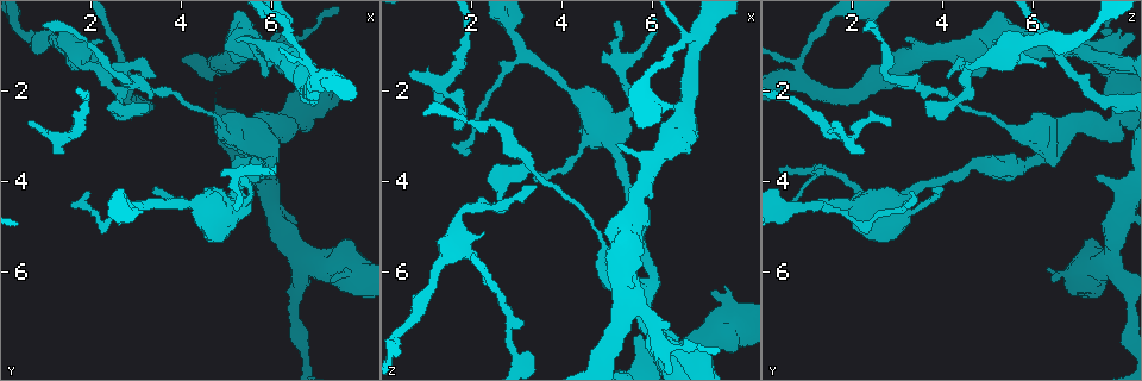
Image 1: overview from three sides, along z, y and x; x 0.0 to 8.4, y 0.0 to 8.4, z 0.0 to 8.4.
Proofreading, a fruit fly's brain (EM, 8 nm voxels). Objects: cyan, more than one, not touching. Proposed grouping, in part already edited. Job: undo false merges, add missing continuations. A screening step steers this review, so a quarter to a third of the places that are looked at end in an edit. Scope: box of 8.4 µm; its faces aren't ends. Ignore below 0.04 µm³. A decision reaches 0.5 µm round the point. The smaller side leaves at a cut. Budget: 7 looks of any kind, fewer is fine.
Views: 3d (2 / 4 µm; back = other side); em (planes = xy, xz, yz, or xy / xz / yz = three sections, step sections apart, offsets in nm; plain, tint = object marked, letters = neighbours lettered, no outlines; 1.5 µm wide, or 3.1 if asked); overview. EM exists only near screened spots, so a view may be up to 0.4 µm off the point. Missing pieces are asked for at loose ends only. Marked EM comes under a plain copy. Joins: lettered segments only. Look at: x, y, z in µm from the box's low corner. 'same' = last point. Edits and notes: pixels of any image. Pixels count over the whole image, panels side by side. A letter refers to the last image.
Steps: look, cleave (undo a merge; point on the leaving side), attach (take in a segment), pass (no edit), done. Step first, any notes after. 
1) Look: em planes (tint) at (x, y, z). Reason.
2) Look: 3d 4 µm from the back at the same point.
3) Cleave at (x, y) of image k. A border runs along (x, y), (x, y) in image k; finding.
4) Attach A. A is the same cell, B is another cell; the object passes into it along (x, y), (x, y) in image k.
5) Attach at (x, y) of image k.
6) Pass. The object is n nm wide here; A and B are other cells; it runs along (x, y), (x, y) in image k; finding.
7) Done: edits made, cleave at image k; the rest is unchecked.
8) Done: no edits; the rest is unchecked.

Look: em xy step 4 (letters) at (3.35, 4.10, 4.05).

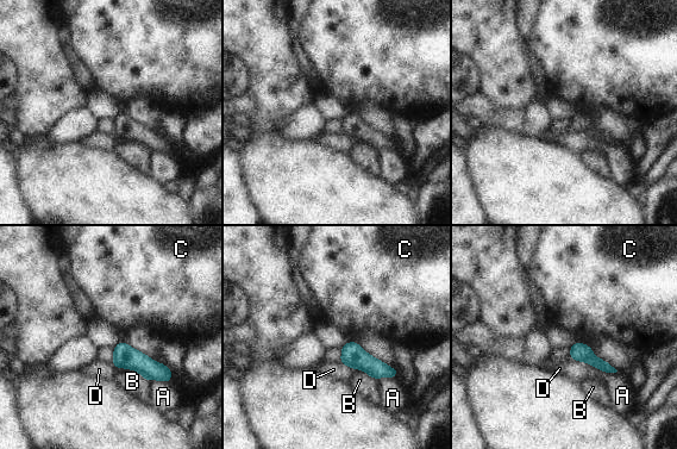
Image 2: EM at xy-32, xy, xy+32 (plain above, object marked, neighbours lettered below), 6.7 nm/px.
Look: em planes (letters) at the same point.

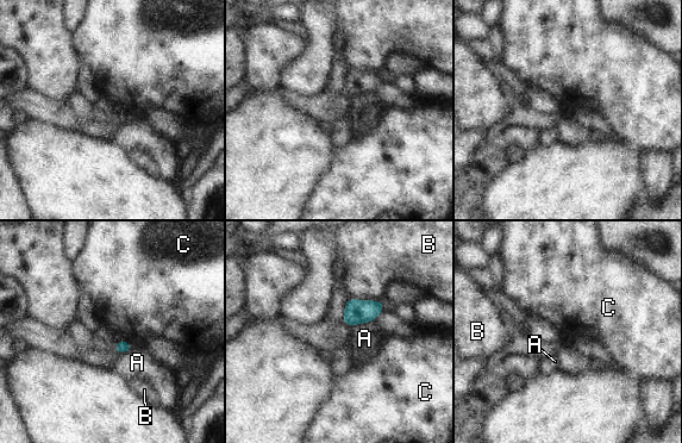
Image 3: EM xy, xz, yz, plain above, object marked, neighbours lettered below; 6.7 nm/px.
Pass. A, B and C are other cells; no lettered segment goes on from it.

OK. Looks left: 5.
Look: em planes (tint) at (1.40, 3.45, 2.15). Free end.

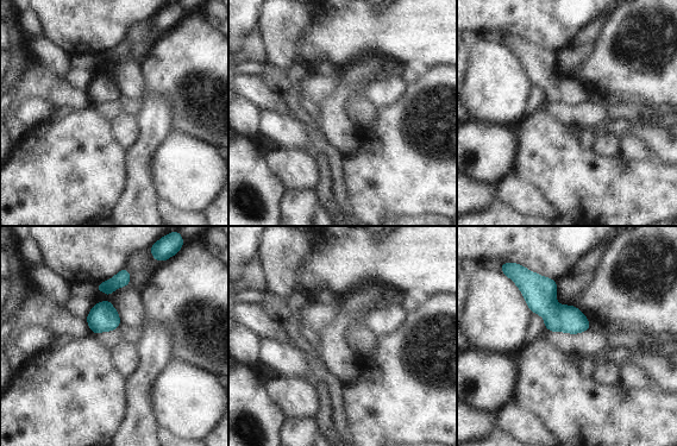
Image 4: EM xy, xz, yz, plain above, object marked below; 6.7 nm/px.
Look: em planes (letters) at the same point. What lies round it.

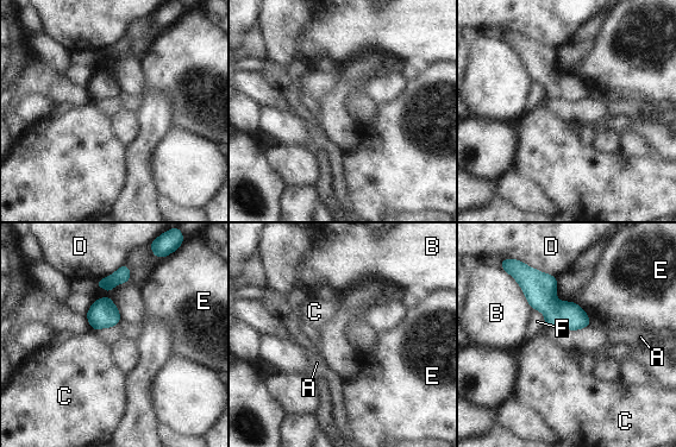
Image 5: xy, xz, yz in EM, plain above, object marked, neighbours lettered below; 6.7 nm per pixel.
Pass. The longest contact is with B, 260 nm; A, B, C, D, E and F are other cells; none of them fits.

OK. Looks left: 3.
Look: em xz step 8 (tint) at (0.90, 0.60, 2.50). Thin end.

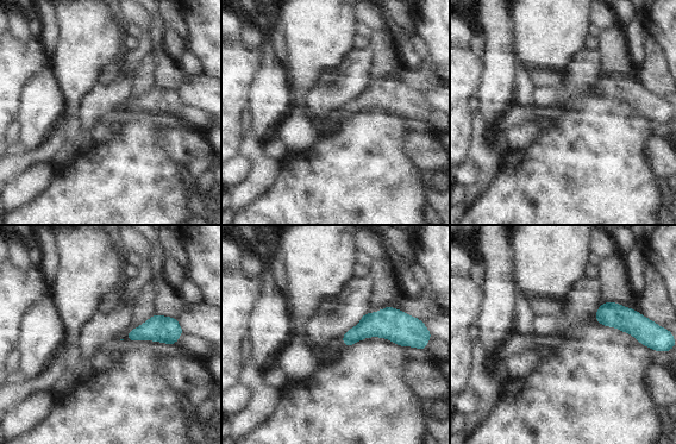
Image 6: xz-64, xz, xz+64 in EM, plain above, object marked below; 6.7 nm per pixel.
Look: em planes (letters) at the same point. Another direction.

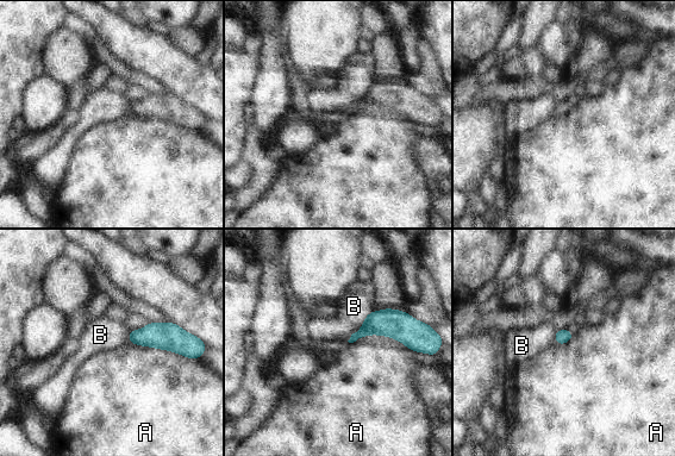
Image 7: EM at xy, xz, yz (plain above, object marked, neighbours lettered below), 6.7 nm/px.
Pass. A and B are other cells; a border runs along (370, 312), (360, 328) in image 7; none of them fits.

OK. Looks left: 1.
Done: no edits; the rest is unchecked.

